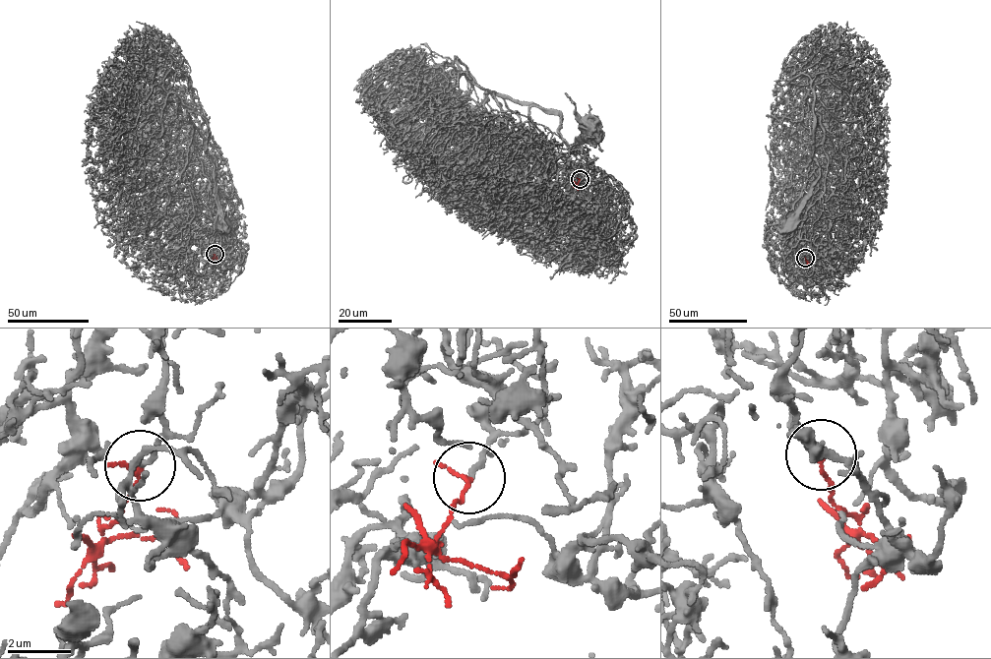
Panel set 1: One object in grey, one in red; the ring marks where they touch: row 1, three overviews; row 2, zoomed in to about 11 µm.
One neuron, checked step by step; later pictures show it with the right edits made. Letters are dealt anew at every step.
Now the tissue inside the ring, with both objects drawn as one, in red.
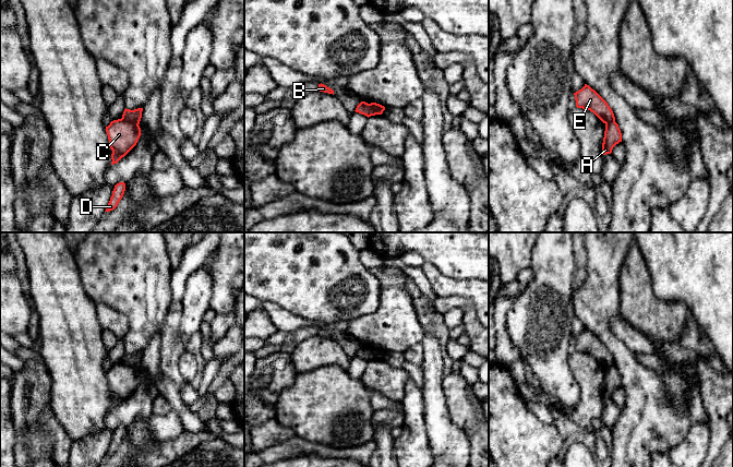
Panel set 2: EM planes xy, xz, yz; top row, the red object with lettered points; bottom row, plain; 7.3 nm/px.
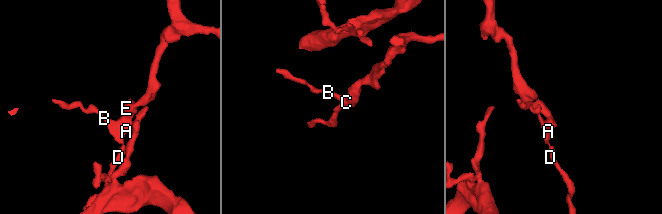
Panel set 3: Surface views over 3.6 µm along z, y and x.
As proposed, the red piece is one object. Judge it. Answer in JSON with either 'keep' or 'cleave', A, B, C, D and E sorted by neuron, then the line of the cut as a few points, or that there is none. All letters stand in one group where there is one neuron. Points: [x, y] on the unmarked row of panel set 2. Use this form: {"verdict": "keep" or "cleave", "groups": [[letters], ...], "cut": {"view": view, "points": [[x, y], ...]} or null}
{"verdict": "cleave", "groups": [["A", "B", "C", "D"], ["E"]], "cut": {"view": "xy", "points": [[121, 362], [137, 369]]}}

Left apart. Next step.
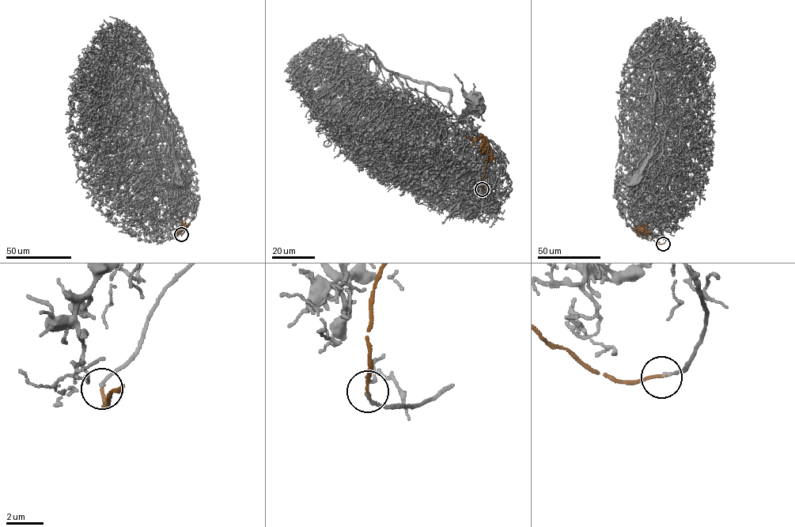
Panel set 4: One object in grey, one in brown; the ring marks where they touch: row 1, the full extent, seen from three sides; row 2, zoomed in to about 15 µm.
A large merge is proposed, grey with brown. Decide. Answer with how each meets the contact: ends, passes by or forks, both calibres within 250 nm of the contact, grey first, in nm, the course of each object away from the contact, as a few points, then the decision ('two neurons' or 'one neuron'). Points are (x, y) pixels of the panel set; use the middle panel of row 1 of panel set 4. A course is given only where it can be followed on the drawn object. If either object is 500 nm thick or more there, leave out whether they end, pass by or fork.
grey ends; brown ends; calibres 160 and 140 nm; course grey (482, 189), (505, 172), (504, 157), (481, 134), (440, 127), (425, 88), (450, 90), (459, 119), (478, 107); course brown (482, 189), (488, 146), (478, 138), (471, 147); one neuron

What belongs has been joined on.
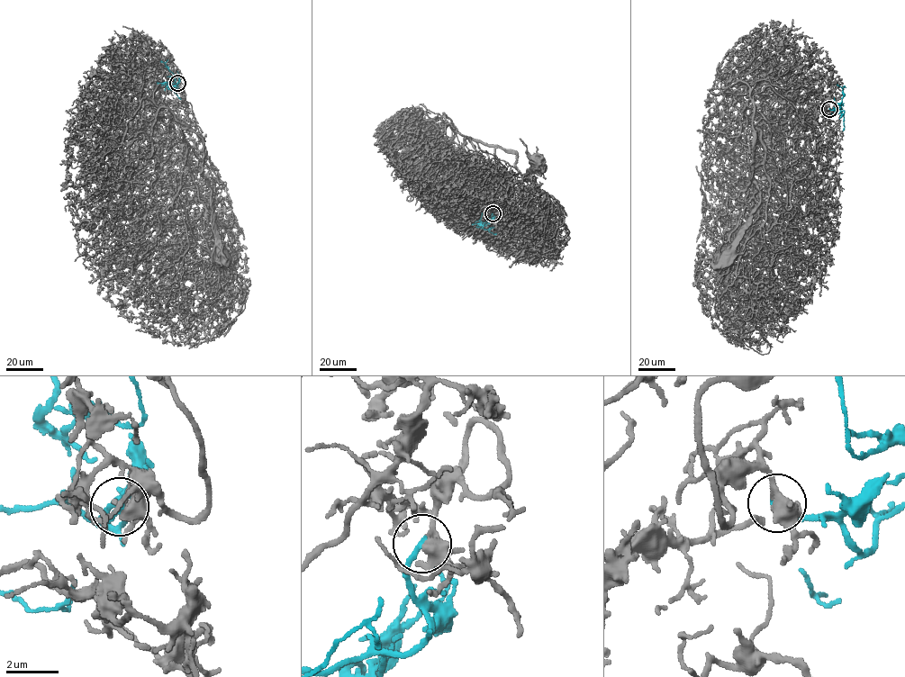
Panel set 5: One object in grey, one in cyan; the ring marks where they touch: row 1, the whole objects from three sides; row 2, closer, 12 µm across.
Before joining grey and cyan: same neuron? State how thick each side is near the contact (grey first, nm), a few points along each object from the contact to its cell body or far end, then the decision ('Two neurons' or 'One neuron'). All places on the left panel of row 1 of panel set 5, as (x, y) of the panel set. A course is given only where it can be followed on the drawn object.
Thickness 400 nm (grey) against 240 nm. Course of grey: (178, 83), (185, 99), (185, 91), (172, 84), (163, 101), (203, 140), (201, 176), (211, 193), (224, 253). Course of cyan: (177, 83), (166, 82), (181, 99). One neuron

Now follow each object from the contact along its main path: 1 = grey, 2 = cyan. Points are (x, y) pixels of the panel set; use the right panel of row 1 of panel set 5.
1: (829, 108), (809, 111), (801, 117), (768, 85), (754, 96), (752, 178), (759, 202), (728, 259)
2: (829, 108), (836, 112), (839, 107), (844, 111), (843, 130)

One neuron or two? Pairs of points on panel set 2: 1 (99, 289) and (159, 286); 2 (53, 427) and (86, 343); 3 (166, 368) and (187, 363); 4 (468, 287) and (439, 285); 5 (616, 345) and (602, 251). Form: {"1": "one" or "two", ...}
{"1": "one", "2": "two", "3": "two", "4": "one", "5": "one"}

